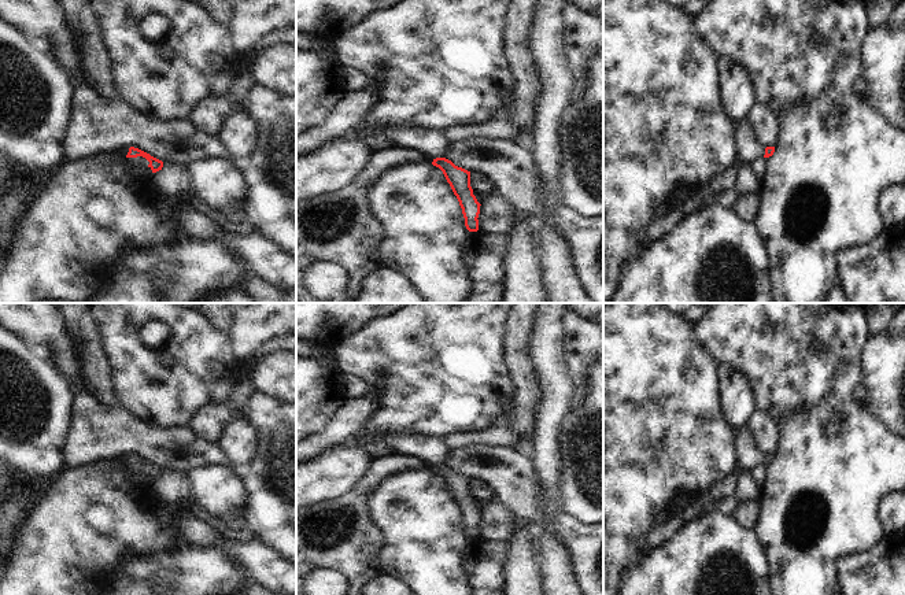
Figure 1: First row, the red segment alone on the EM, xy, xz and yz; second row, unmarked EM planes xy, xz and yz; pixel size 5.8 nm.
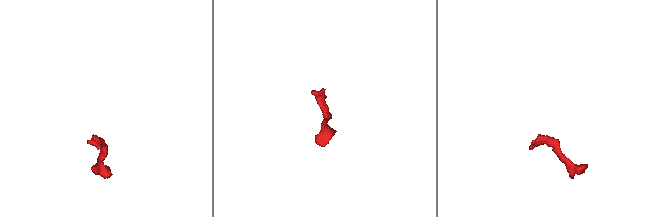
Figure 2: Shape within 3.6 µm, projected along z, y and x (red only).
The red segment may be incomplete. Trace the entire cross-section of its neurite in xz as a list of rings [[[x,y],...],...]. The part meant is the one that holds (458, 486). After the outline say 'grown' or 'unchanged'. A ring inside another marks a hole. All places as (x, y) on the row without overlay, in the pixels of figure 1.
[[[395,432],[385,435],[383,440],[394,454],[418,457],[433,466],[432,472],[443,478],[459,509],[466,536],[469,539],[477,539],[477,525],[481,511],[473,502],[473,496],[470,494],[470,478],[455,473],[451,468],[444,465],[448,448],[443,444],[443,437],[436,435]]] | grown

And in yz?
[[[747,426],[734,432],[736,468],[725,478],[719,481],[716,487],[706,495],[698,498],[684,511],[677,513],[666,524],[651,528],[647,533],[638,537],[638,543],[644,550],[651,550],[669,542],[669,539],[686,525],[694,522],[705,514],[716,511],[720,500],[734,498],[738,488],[738,473],[740,470],[753,470],[764,463],[769,465],[775,459],[775,454],[762,454]]] | grown

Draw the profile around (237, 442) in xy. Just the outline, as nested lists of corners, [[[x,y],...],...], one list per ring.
[[[245,415],[233,417],[221,433],[218,444],[233,466],[245,466],[256,452],[256,430]]]

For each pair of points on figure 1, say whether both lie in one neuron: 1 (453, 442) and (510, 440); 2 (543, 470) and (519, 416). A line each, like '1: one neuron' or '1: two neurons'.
1: one neuron
2: two neurons

